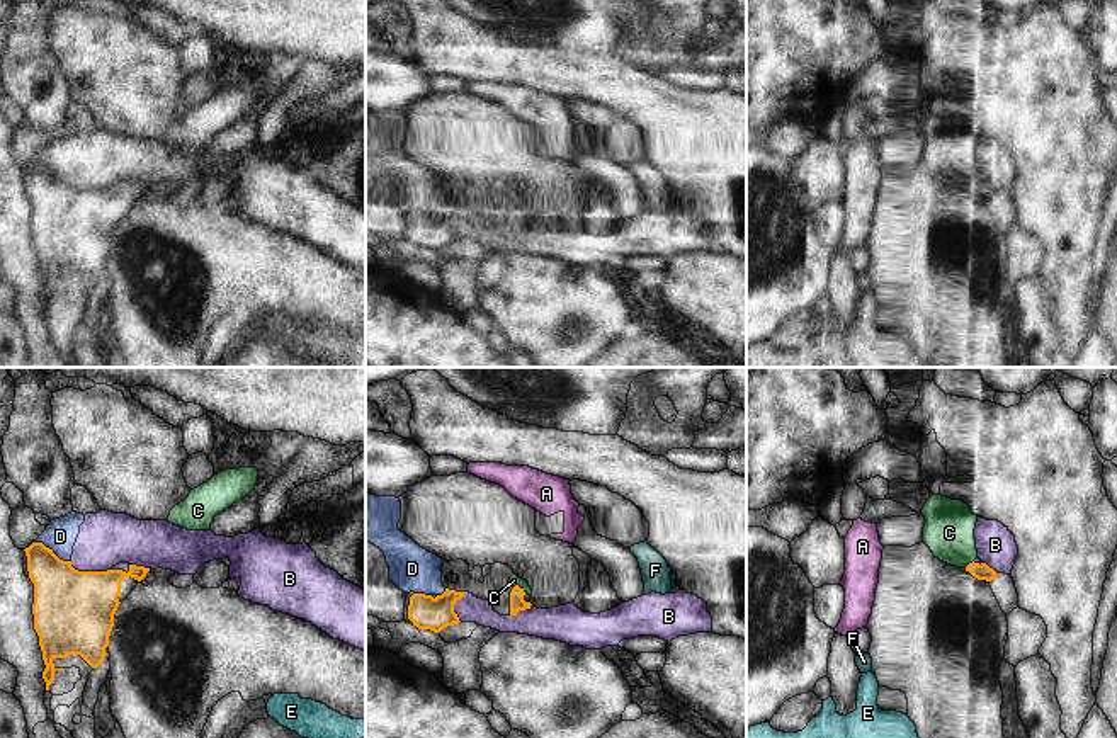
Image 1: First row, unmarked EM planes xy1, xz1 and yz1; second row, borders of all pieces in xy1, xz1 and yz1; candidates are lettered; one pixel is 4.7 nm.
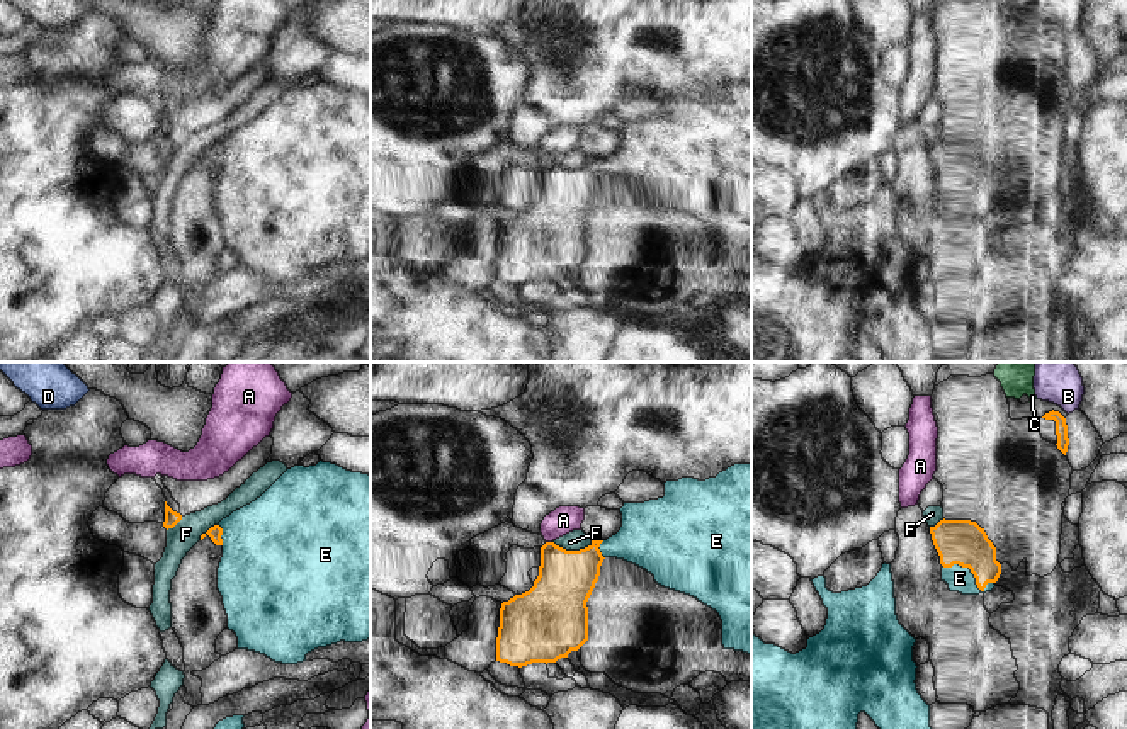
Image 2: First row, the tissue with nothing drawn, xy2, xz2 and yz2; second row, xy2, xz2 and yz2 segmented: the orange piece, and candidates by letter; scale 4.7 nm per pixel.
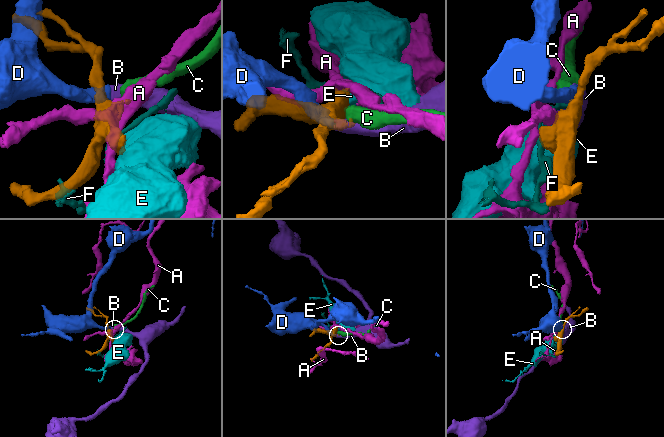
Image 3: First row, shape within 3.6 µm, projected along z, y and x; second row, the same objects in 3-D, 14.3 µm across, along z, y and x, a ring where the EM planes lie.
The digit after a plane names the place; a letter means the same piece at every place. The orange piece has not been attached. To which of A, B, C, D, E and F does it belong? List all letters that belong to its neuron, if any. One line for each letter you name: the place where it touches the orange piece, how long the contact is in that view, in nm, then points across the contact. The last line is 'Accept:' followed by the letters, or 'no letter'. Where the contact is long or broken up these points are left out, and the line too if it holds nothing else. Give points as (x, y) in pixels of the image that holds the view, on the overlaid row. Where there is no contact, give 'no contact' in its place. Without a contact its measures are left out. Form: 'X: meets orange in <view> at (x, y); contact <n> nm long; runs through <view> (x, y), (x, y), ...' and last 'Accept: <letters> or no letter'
C: meets orange in xz1 at (517, 585); contact 60 nm long; runs through xz1 (517, 602), (517, 585), (514, 580)
E: meets orange in yz2 at (971, 571); contact 260 nm long; runs through yz2 (964, 542), (971, 571), (959, 578)
Accept: C, E

